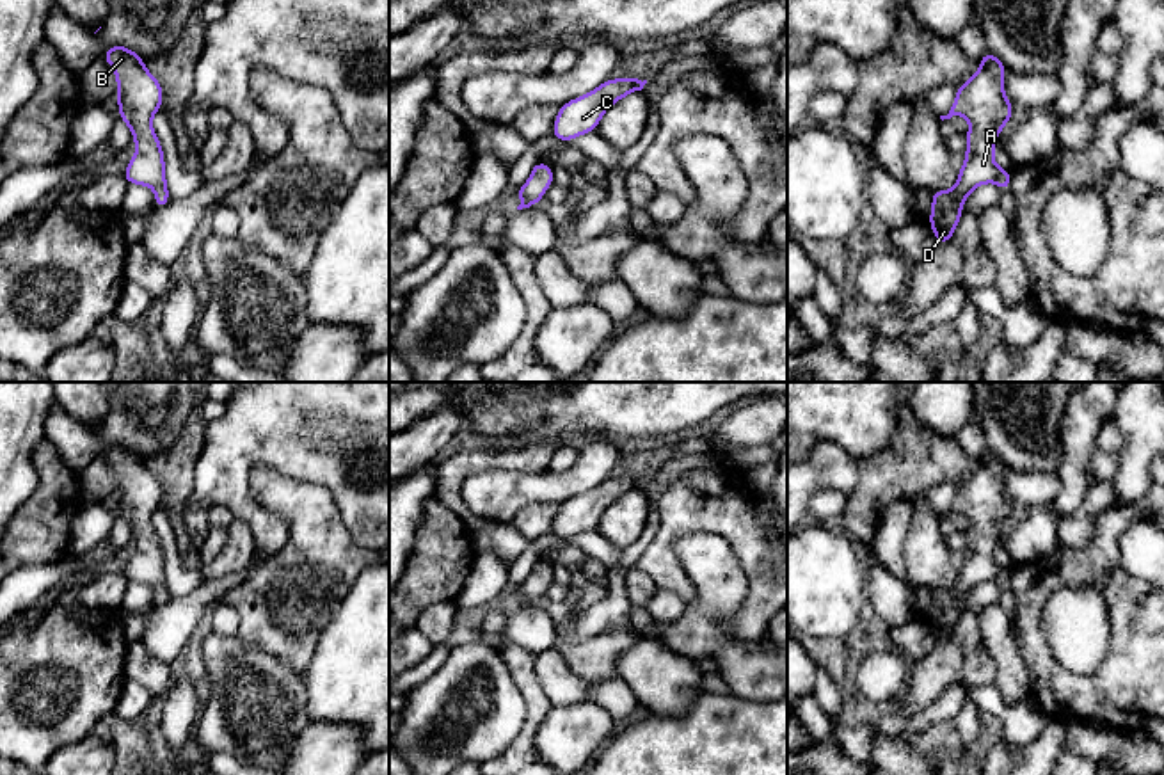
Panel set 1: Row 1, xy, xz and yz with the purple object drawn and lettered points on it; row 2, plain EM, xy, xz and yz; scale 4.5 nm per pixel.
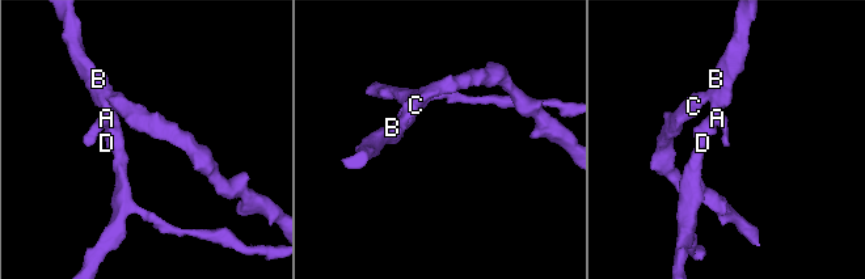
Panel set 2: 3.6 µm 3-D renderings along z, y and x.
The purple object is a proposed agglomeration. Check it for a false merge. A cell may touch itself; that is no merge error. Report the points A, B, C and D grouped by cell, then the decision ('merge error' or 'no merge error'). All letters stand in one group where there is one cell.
A B C D; no merge error

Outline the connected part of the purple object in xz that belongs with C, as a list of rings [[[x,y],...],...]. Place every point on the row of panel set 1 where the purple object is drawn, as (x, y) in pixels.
[[[631,76],[608,78],[592,92],[560,105],[551,135],[565,144],[583,133],[595,132],[611,105],[631,92],[642,91],[645,84],[647,80]]]

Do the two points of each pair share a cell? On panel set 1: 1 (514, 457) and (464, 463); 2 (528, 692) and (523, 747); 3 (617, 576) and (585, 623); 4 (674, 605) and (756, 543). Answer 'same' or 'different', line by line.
1: same
2: same
3: same
4: different

